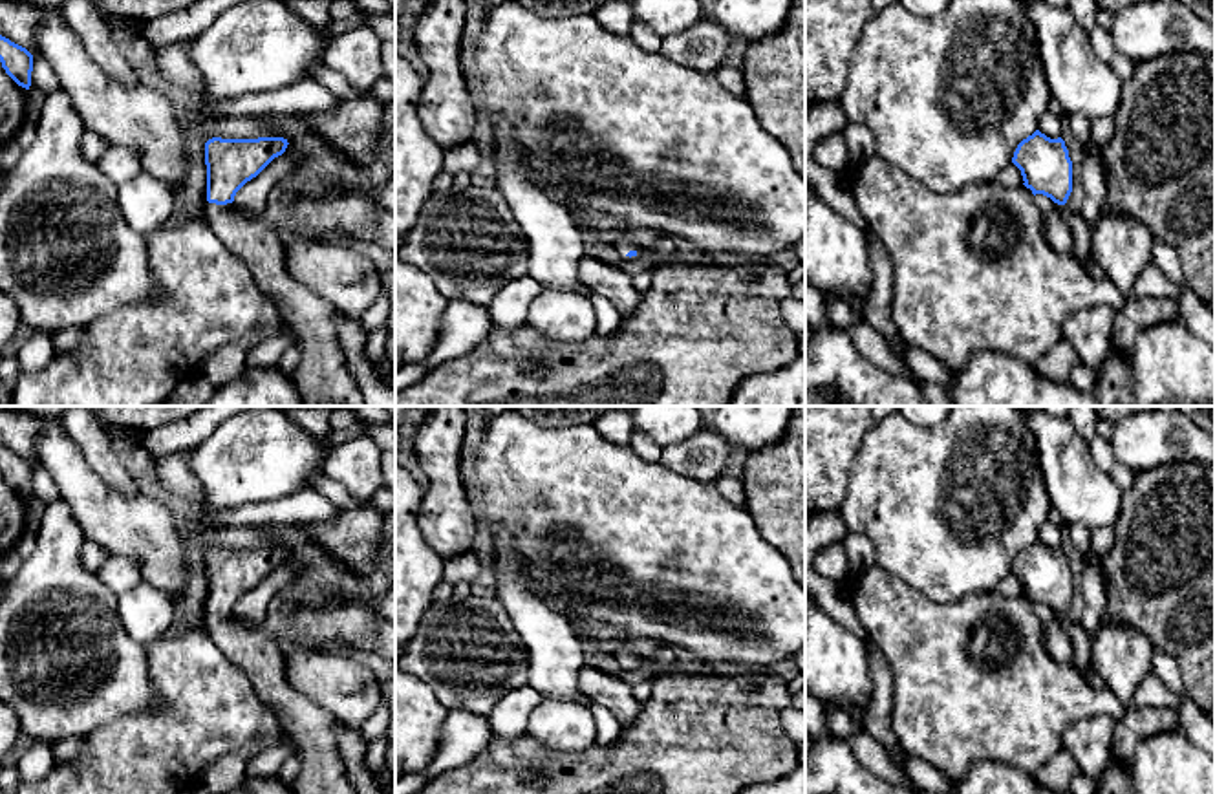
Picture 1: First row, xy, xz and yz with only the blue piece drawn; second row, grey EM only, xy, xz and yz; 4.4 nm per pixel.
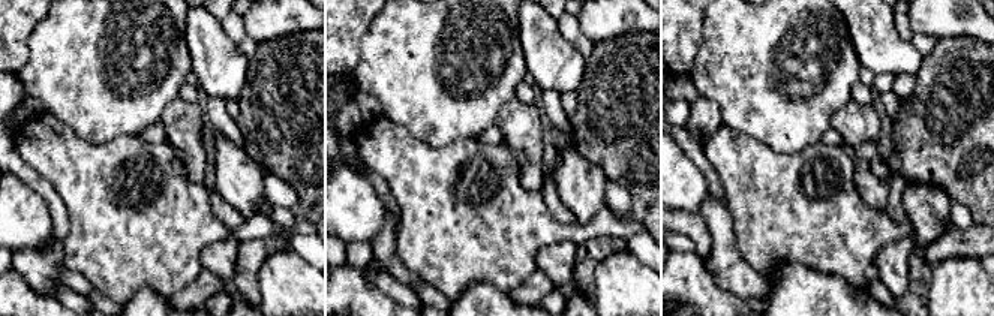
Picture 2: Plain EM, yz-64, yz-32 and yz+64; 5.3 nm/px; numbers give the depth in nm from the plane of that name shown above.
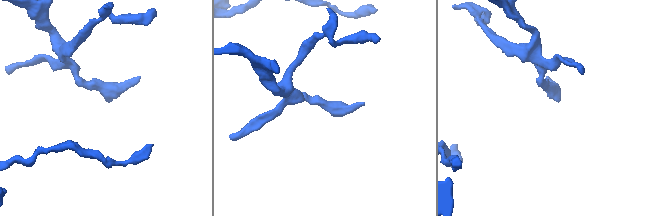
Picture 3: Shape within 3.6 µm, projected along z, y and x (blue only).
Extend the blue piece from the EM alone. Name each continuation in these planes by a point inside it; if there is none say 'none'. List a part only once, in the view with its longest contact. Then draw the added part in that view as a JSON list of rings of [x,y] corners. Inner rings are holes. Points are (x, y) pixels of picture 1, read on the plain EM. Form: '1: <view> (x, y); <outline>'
1: yz (1060, 646); [[[1036,604],[1034,609],[1047,635],[1047,653],[1052,655],[1058,662],[1072,666],[1074,646],[1061,620],[1061,615],[1054,613],[1050,607],[1043,604]]]

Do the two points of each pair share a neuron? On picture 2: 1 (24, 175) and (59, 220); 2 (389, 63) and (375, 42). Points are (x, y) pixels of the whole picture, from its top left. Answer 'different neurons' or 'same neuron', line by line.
1: same neuron
2: same neuron

